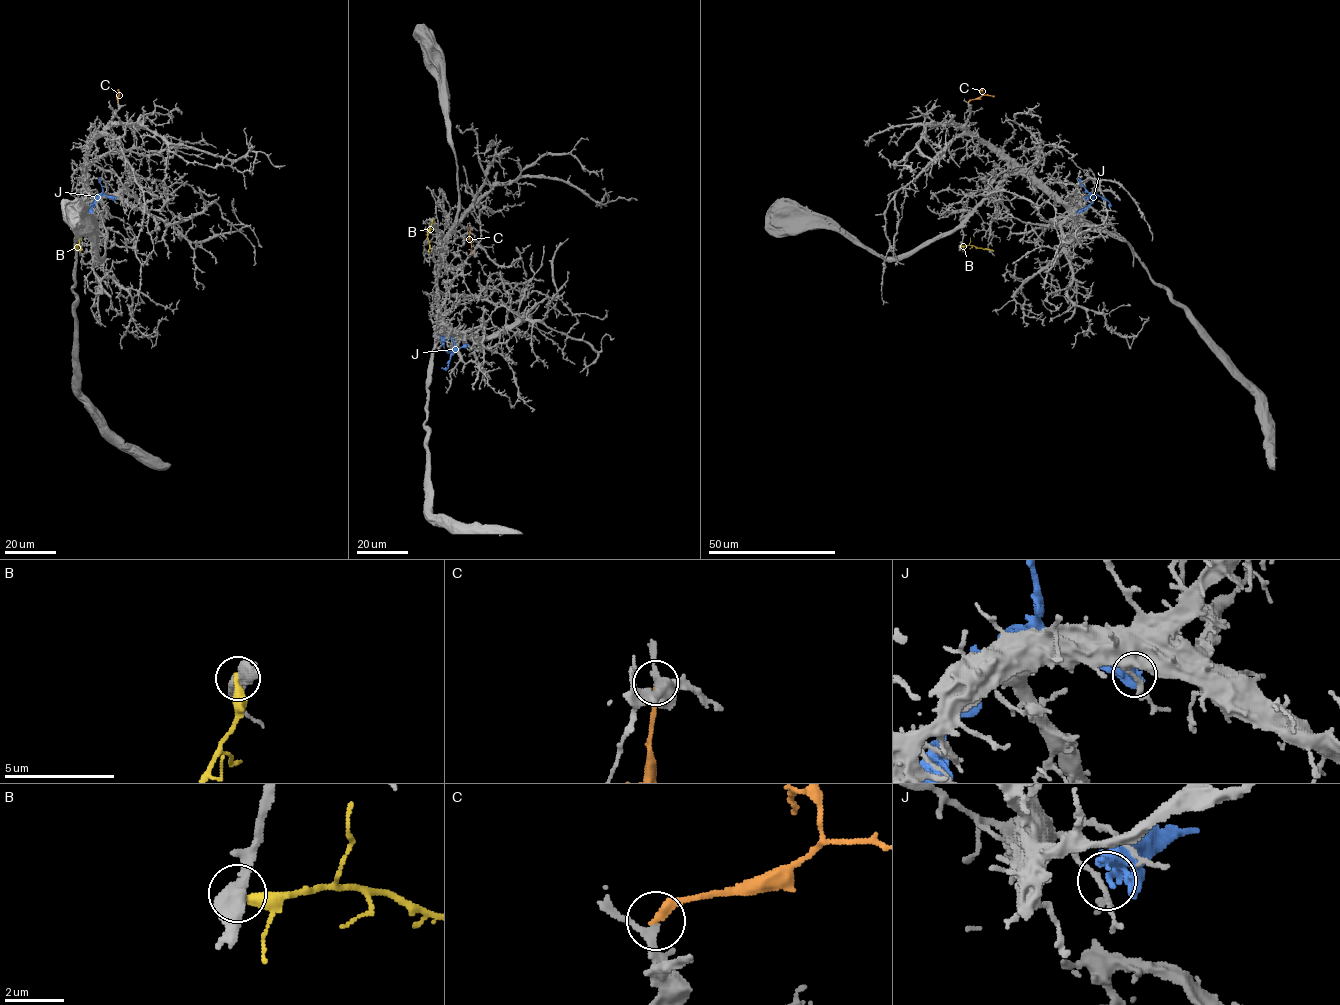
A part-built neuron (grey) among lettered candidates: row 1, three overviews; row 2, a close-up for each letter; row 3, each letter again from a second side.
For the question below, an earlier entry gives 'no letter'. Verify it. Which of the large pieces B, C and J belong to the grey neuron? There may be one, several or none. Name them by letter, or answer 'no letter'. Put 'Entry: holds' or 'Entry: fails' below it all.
C
Entry: fails

